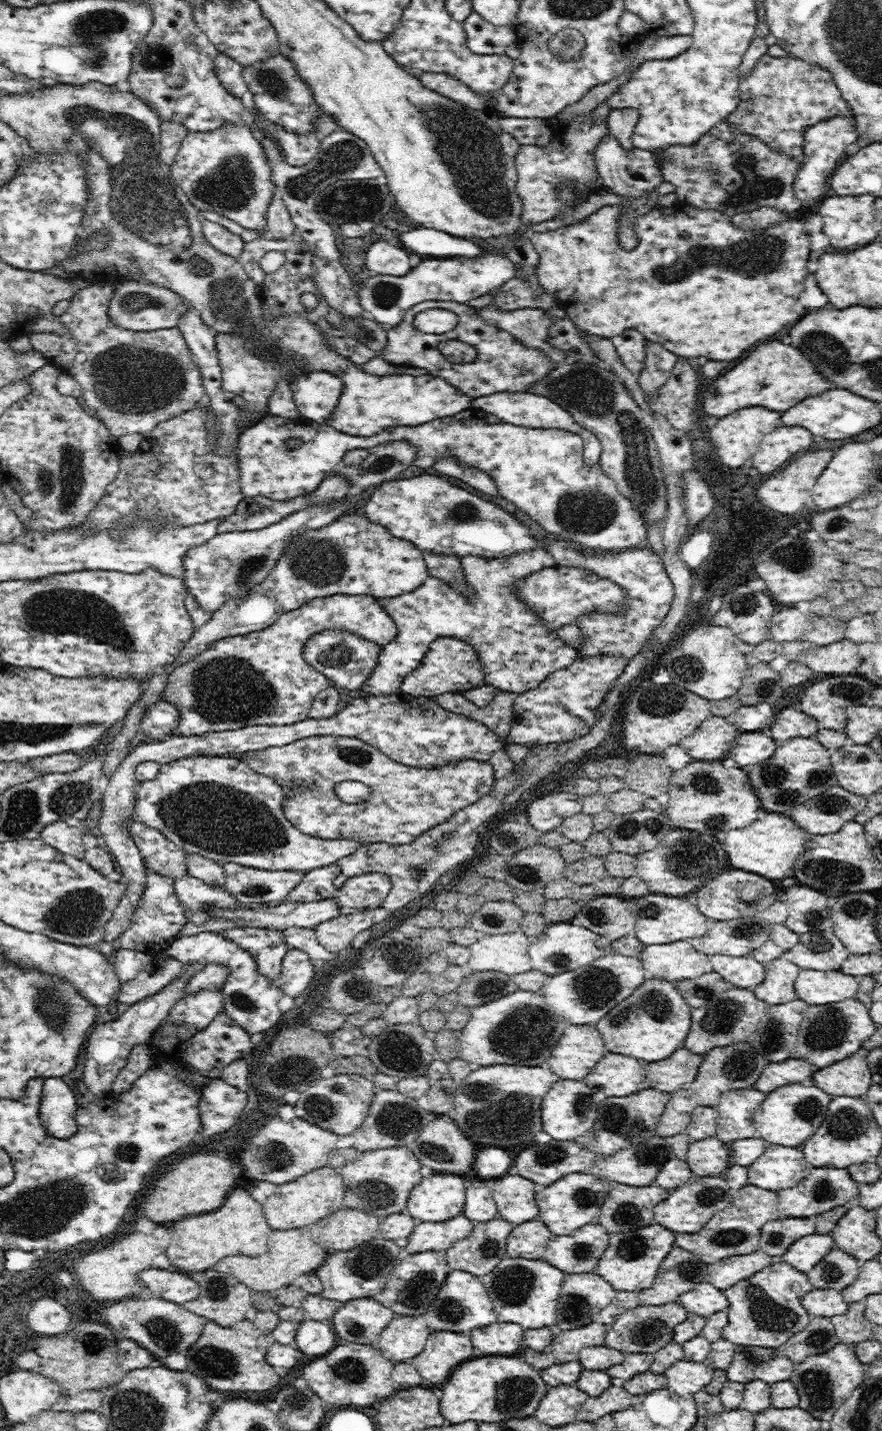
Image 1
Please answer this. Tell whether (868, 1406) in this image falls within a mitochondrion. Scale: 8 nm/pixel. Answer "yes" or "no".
yes

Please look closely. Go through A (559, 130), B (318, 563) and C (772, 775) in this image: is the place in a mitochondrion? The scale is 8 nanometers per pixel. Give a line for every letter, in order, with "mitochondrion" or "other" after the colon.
A: other
B: mitochondrion
C: mitochondrion

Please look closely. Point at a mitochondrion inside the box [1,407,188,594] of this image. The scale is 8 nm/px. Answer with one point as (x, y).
(63, 487)

